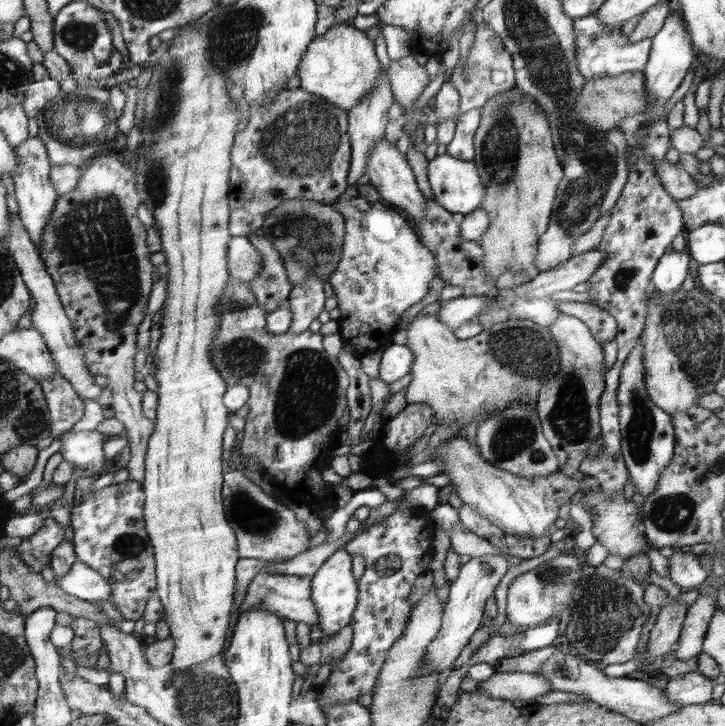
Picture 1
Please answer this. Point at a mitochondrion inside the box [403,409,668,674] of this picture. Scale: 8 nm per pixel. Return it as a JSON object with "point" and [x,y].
{"point":[608,613]}

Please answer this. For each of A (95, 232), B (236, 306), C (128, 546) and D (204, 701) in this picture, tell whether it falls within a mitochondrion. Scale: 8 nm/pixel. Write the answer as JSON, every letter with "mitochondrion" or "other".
{"A":"mitochondrion","B":"mitochondrion","C":"mitochondrion","D":"mitochondrion"}

